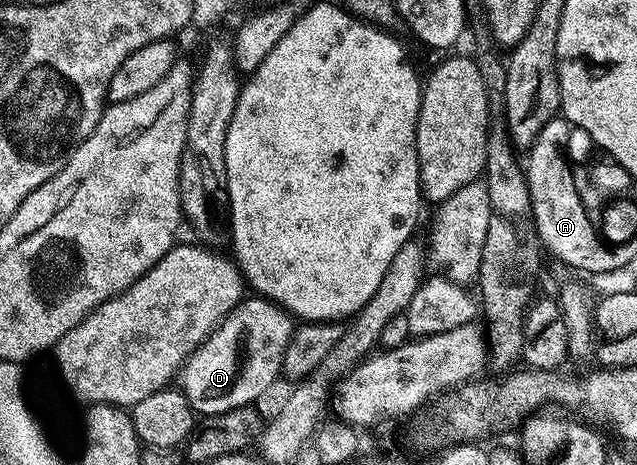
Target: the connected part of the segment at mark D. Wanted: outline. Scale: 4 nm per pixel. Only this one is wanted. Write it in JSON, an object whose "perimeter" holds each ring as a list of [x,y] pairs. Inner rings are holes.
{"perimeter":[[[261,296],[243,297],[237,308],[231,310],[226,319],[187,358],[186,365],[180,371],[181,391],[202,416],[226,414],[229,410],[241,406],[258,404],[282,374],[284,352],[288,352],[295,329],[296,322],[290,311],[279,306],[277,302],[271,302],[270,299]]]}

